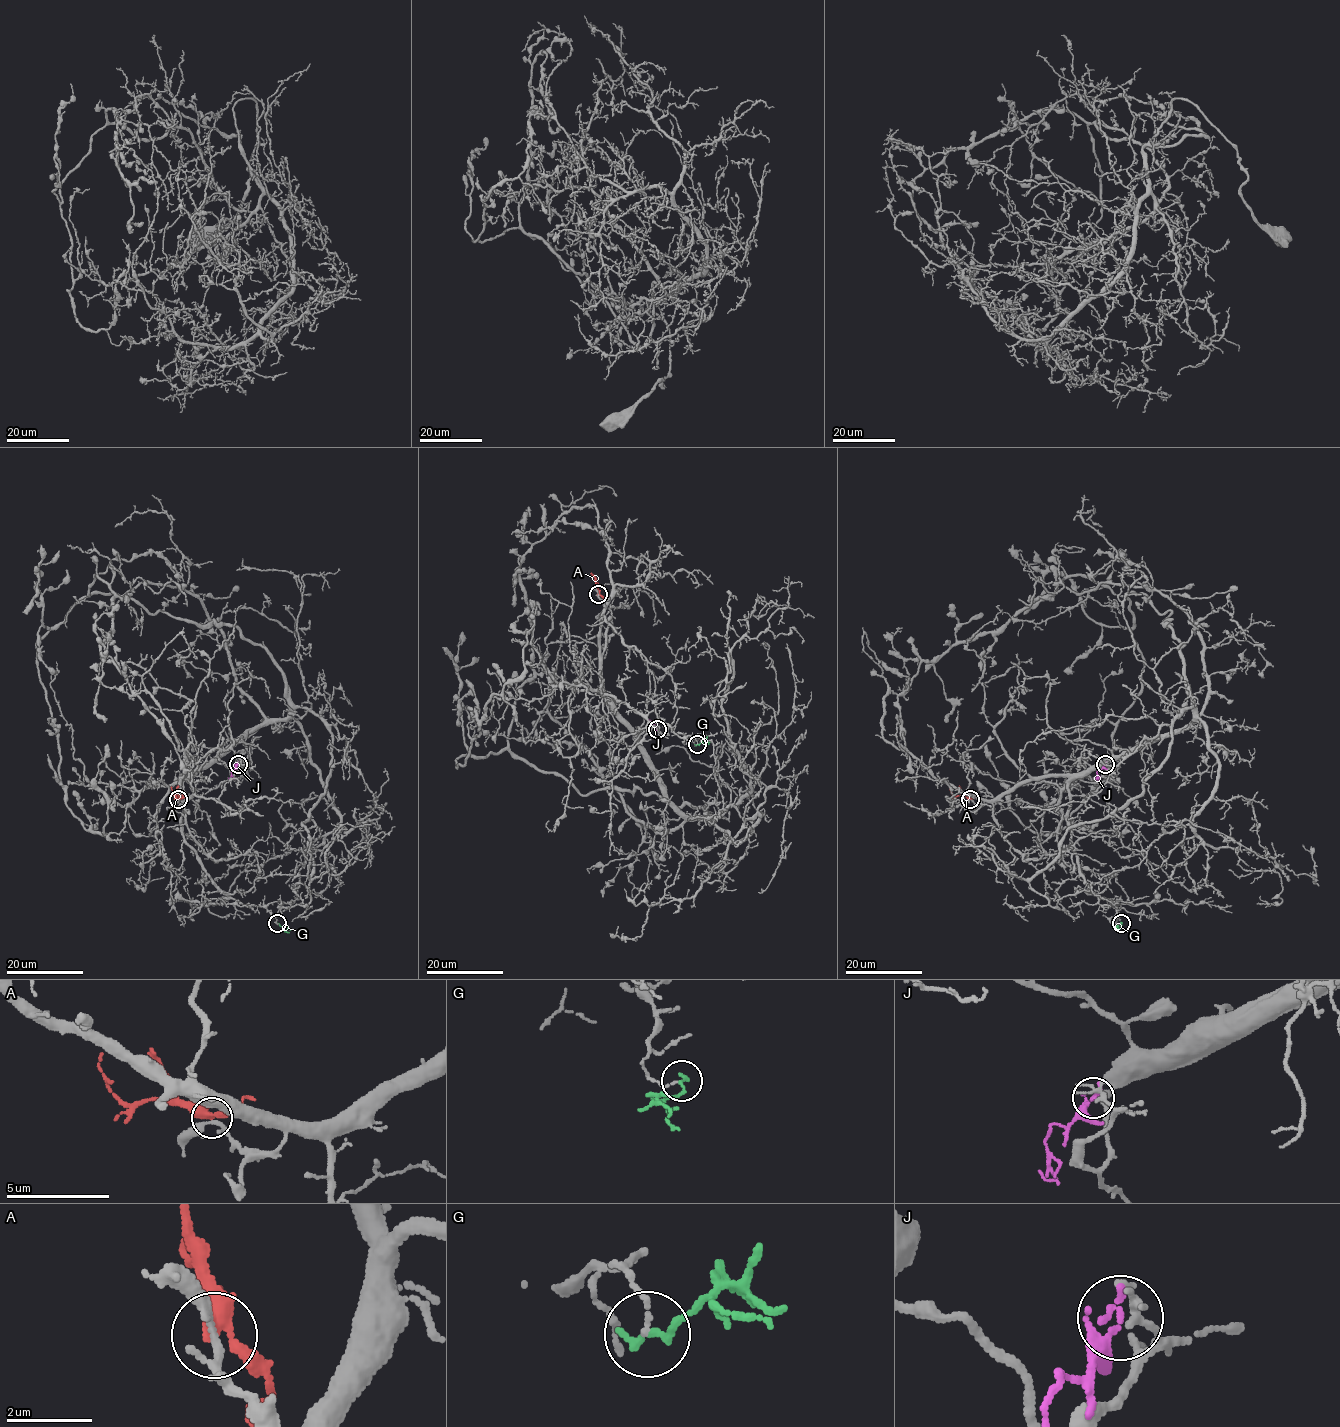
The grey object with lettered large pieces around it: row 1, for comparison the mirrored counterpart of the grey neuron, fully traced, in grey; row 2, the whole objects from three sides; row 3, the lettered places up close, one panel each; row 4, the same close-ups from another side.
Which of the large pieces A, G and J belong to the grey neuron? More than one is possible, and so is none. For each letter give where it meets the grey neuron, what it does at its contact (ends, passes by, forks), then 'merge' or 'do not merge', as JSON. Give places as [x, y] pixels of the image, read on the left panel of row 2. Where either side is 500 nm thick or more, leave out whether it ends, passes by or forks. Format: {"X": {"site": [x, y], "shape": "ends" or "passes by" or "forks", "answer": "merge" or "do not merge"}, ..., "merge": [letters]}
{"A": {"site": [178, 799], "shape": "forks", "answer": "do not merge"}, "G": {"site": [277, 923], "shape": "ends", "answer": "do not merge"}, "J": {"site": [238, 764], "shape": "passes by", "answer": "do not merge"}, "merge": []}

